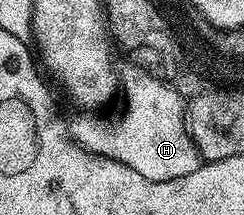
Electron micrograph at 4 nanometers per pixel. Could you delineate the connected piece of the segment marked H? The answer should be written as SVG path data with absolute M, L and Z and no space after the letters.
M130 65L119 79L120 86L125 91L125 112L121 119L111 123L105 119L77 119L72 120L71 134L77 144L86 151L114 159L117 163L127 165L127 169L135 169L147 181L175 181L175 177L187 177L187 173L195 173L203 162L193 138L189 136L187 126L187 103L171 84L157 79L151 72L142 67Z

